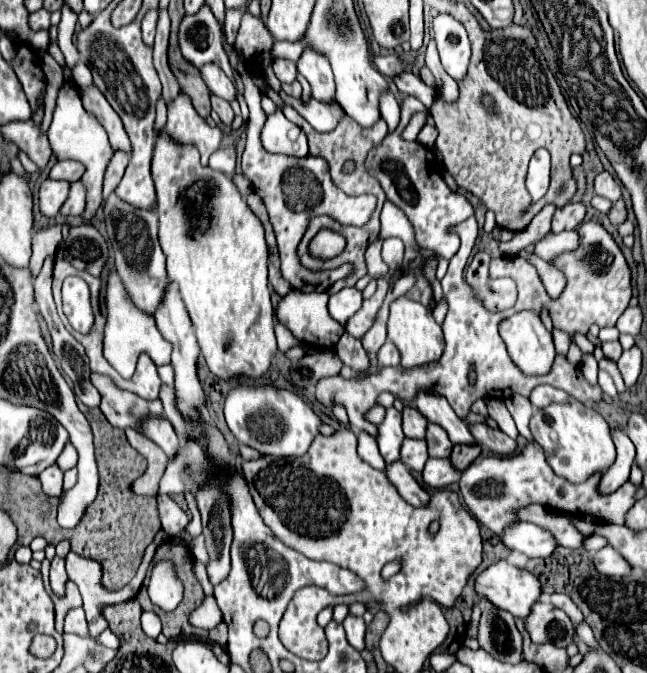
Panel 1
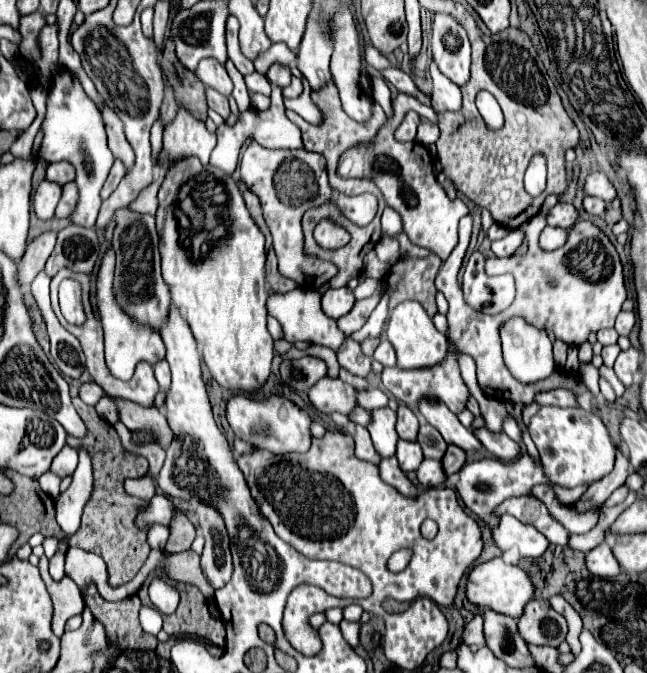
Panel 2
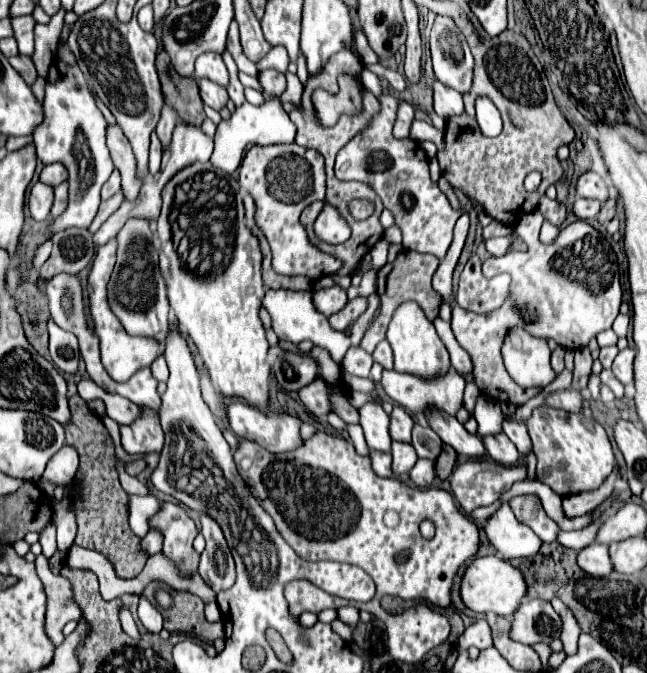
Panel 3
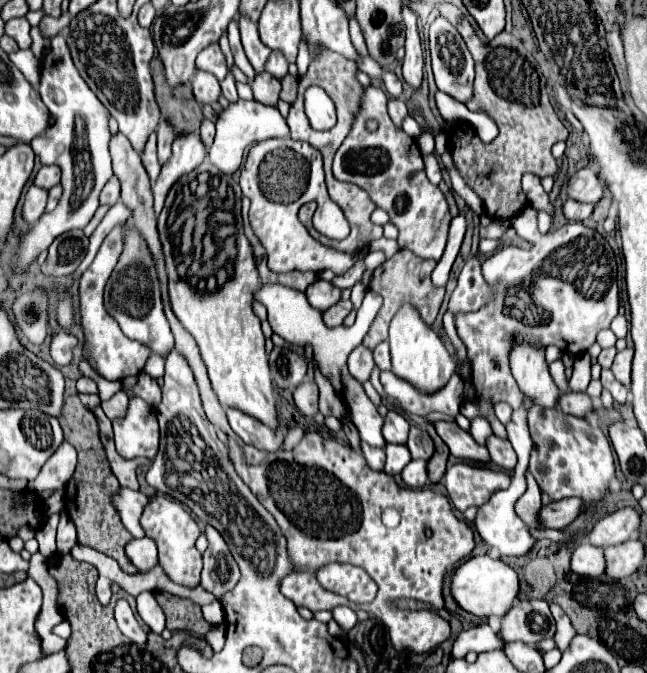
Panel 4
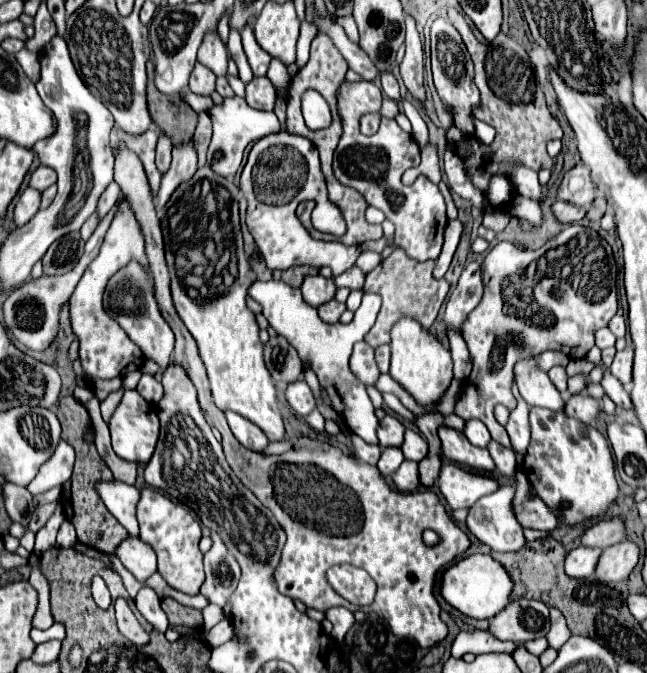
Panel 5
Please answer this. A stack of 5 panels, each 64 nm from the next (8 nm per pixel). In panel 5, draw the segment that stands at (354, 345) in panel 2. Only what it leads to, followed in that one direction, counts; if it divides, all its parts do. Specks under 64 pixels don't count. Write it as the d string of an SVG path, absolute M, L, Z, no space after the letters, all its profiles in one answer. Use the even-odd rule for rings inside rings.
M358 342L350 356L350 370L356 374L360 382L374 384L380 376L380 370L374 360L374 348L368 346L366 342Z

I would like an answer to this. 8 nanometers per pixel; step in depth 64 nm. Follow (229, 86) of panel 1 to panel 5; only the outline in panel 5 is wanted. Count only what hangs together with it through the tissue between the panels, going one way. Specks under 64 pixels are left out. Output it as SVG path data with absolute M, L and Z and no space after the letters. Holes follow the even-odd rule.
M206 36L204 44L200 46L198 52L198 62L210 68L216 76L224 76L228 70L228 58L226 58L226 46L222 40L216 36Z

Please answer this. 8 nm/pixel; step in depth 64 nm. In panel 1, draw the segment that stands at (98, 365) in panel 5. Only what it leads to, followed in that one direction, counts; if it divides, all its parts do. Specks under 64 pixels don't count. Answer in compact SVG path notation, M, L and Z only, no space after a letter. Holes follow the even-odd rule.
M112 274L106 282L106 304L108 304L108 322L104 330L104 358L120 372L122 378L130 378L134 374L136 360L142 352L148 352L158 366L170 364L172 344L168 344L168 340L160 334L154 316L142 312L132 302L132 298L128 298L126 288L116 274Z

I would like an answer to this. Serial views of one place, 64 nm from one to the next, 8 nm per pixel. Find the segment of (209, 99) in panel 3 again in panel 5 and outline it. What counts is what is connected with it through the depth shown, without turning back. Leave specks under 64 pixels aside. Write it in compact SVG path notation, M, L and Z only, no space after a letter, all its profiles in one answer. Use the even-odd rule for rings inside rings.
M196 64L192 76L190 76L190 90L198 96L212 96L216 92L216 76L212 70L204 68L202 64Z

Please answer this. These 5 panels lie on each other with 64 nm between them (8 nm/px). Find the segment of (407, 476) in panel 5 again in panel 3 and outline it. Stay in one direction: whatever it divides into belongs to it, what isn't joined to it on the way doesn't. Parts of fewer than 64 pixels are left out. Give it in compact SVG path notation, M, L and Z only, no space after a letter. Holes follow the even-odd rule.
M418 460L416 466L410 470L410 478L416 482L420 488L430 488L436 480L436 462L432 460Z

